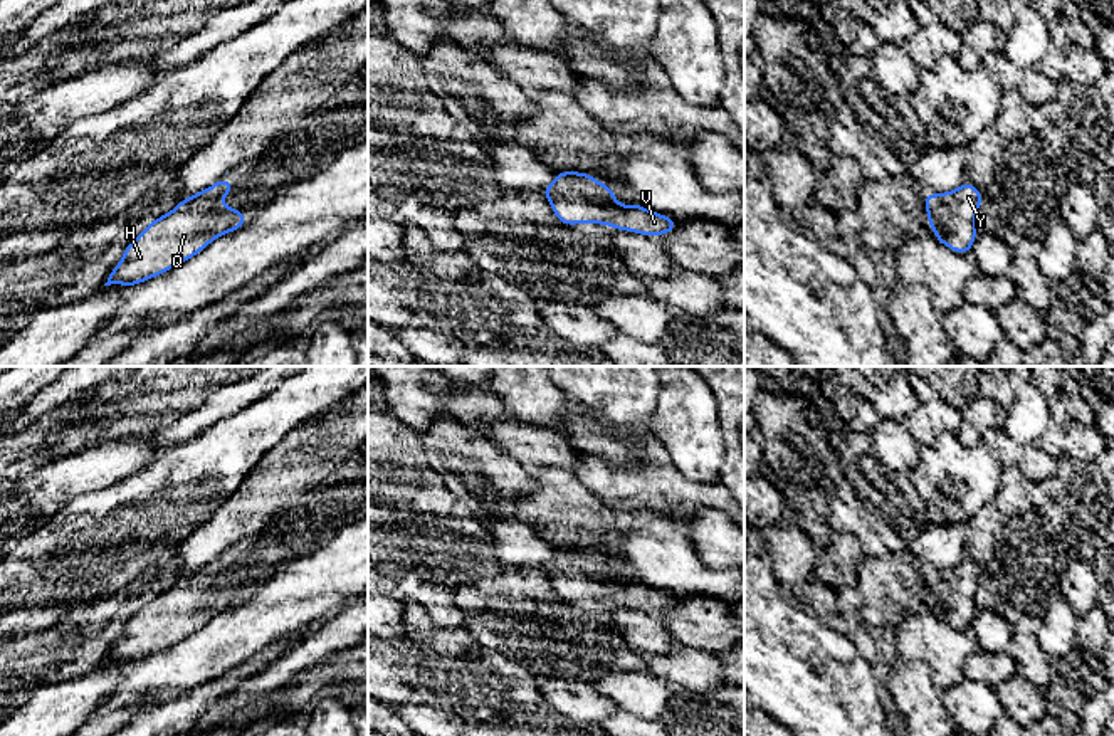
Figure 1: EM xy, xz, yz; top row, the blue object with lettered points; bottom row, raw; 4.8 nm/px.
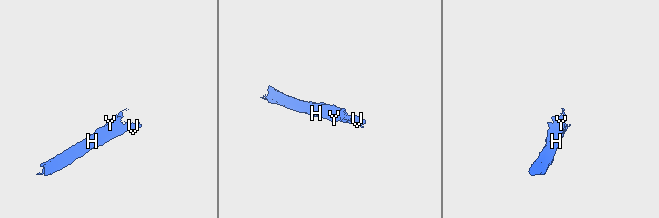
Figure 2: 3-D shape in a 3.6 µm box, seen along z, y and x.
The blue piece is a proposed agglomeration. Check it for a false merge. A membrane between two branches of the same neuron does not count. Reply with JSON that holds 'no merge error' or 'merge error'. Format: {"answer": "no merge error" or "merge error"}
{"answer": "no merge error"}

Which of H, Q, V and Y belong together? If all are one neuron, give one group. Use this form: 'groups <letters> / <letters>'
groups H Q V Y

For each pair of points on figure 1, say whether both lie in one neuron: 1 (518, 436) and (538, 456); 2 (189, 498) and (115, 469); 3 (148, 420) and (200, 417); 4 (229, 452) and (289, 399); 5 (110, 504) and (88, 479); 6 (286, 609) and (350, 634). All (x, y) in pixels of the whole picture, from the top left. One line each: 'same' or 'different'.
1: same
2: different
3: different
4: same
5: different
6: different

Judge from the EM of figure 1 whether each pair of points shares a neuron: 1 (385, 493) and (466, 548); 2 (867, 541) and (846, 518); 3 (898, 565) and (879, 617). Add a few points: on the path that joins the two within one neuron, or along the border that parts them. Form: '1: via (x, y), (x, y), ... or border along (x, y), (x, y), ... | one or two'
1: border along (410, 509), (449, 515) | two
2: via (864, 535), (852, 523) | one
3: via (898, 578), (884, 604) | one

